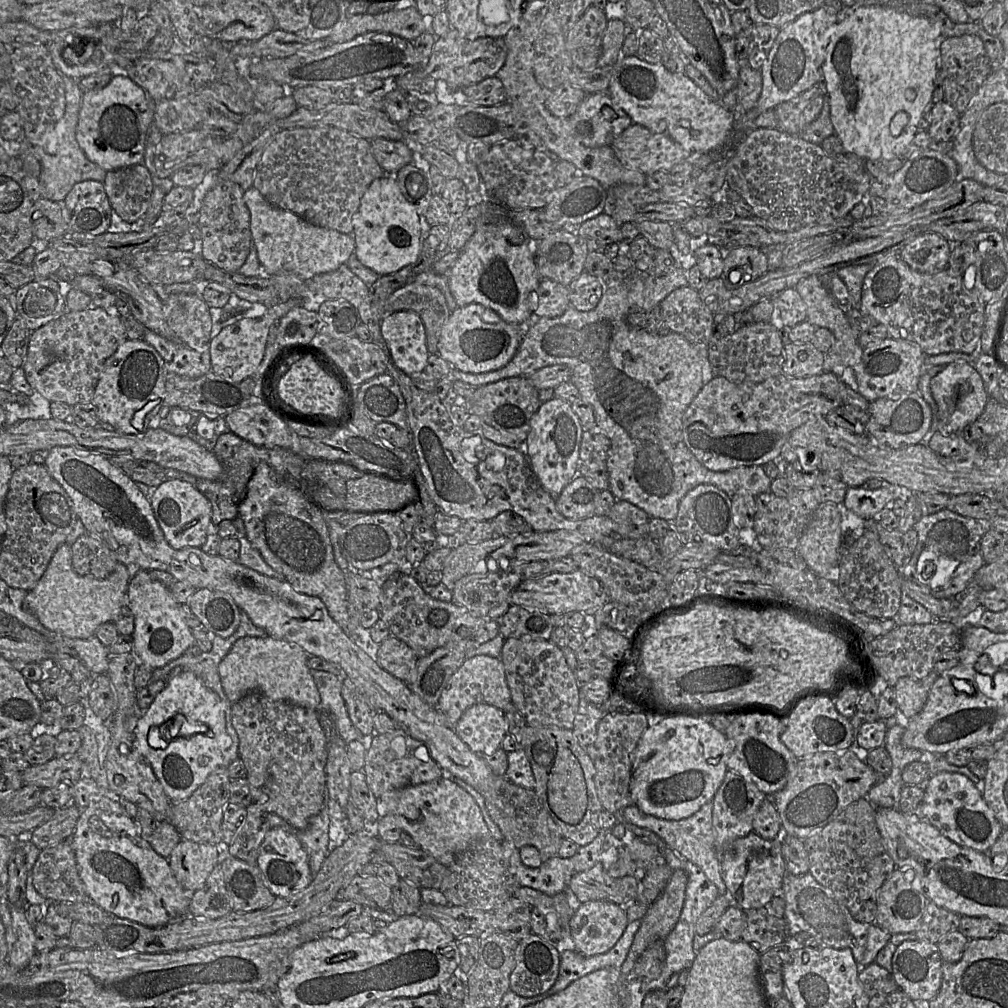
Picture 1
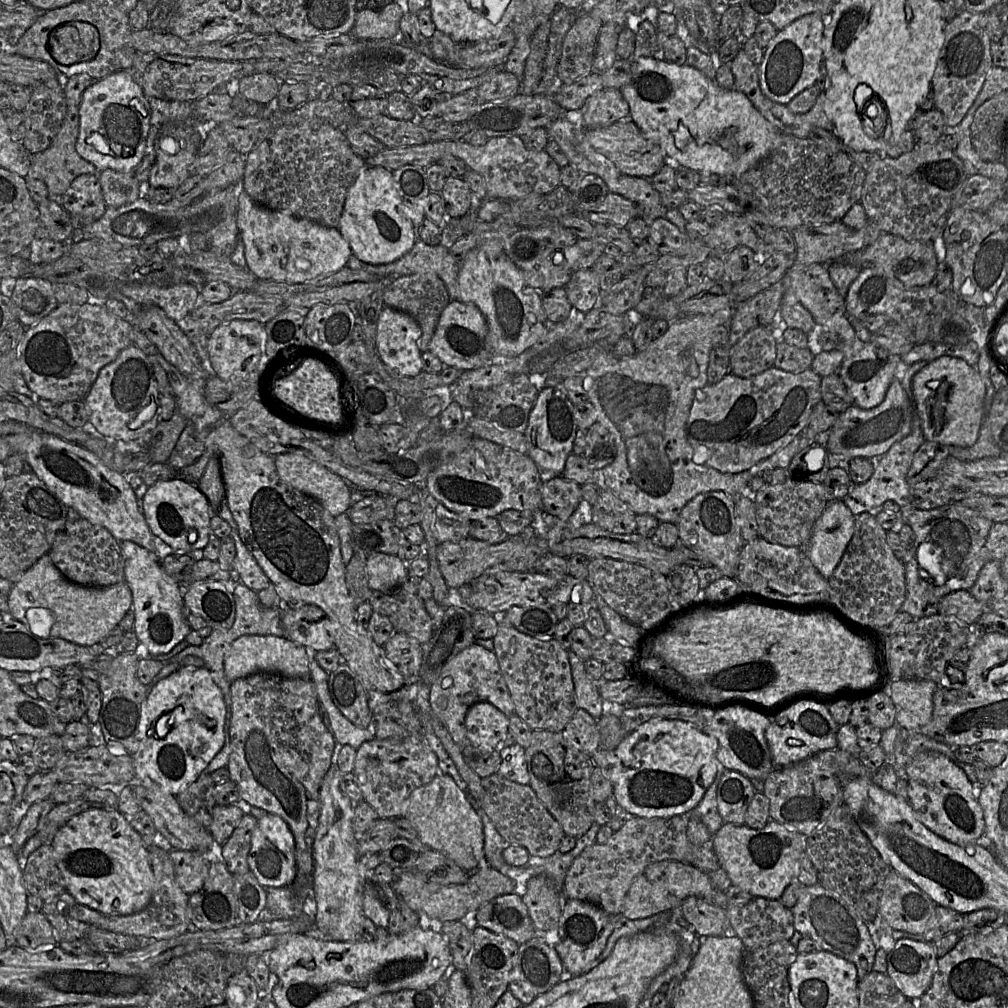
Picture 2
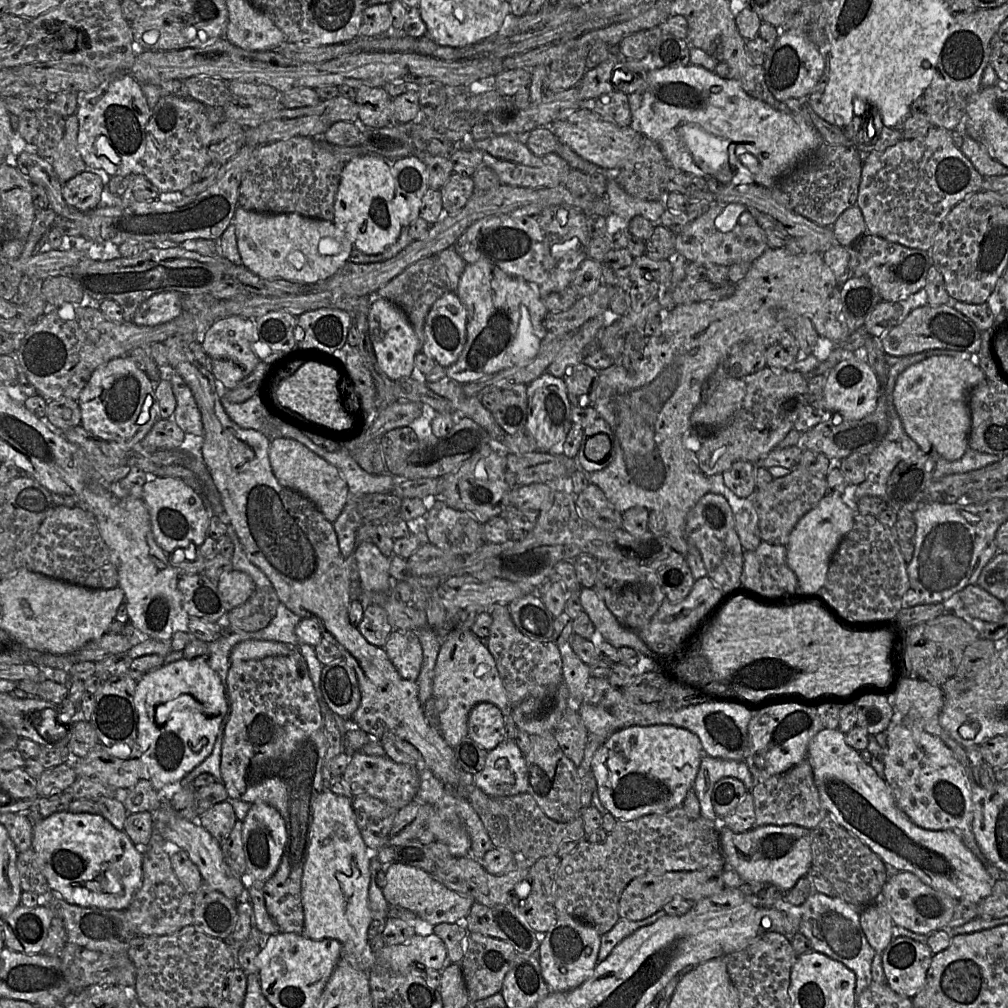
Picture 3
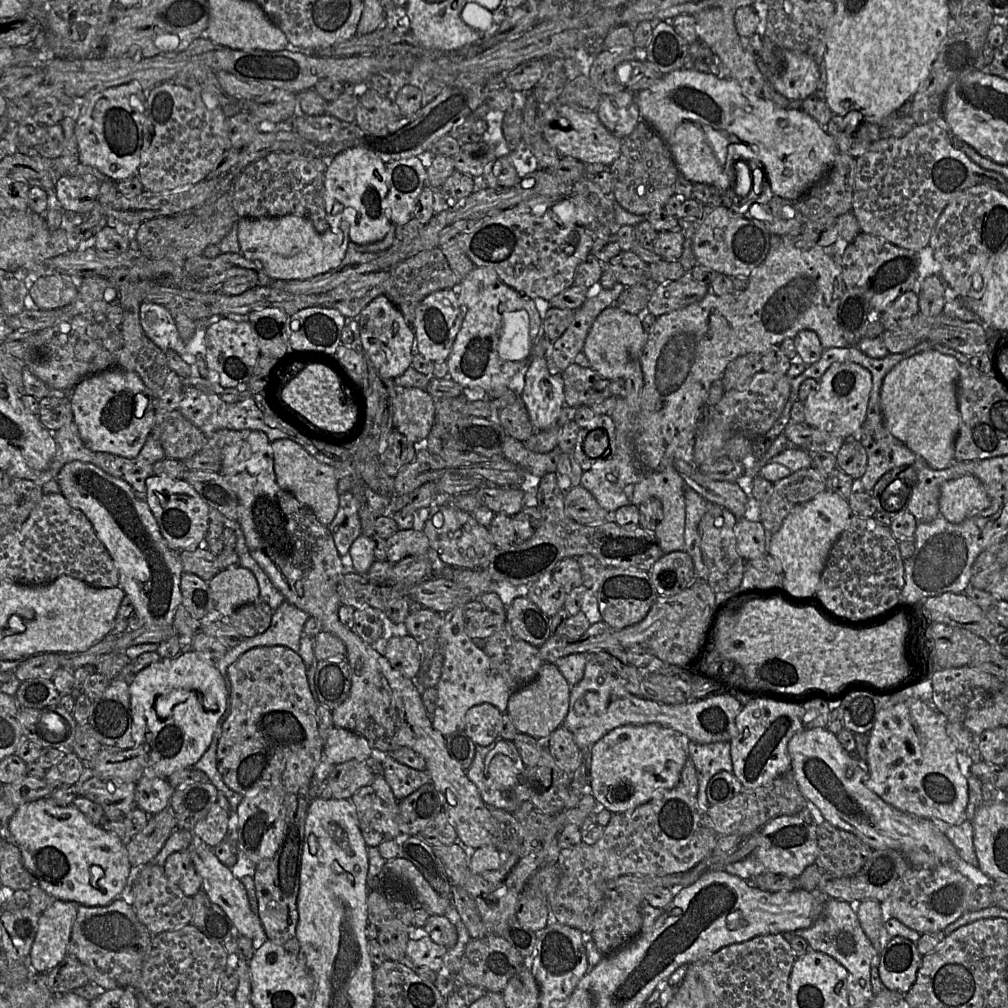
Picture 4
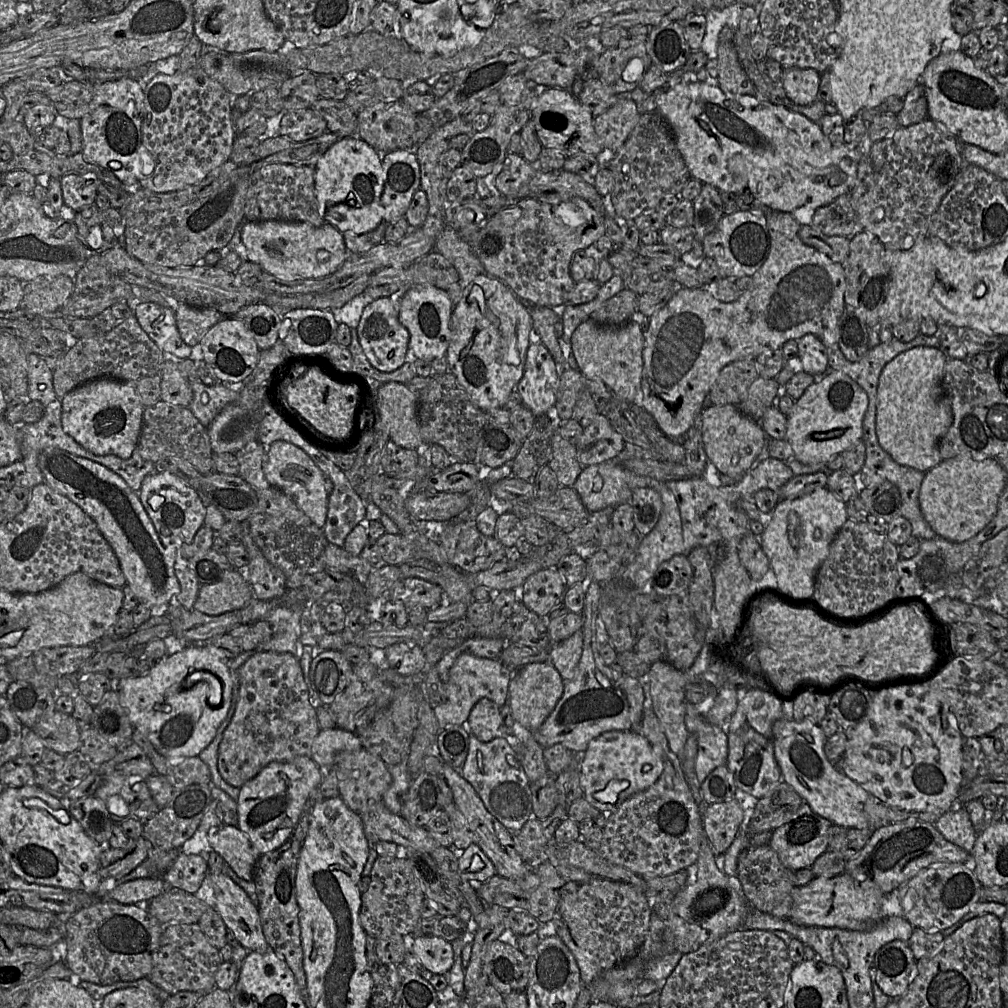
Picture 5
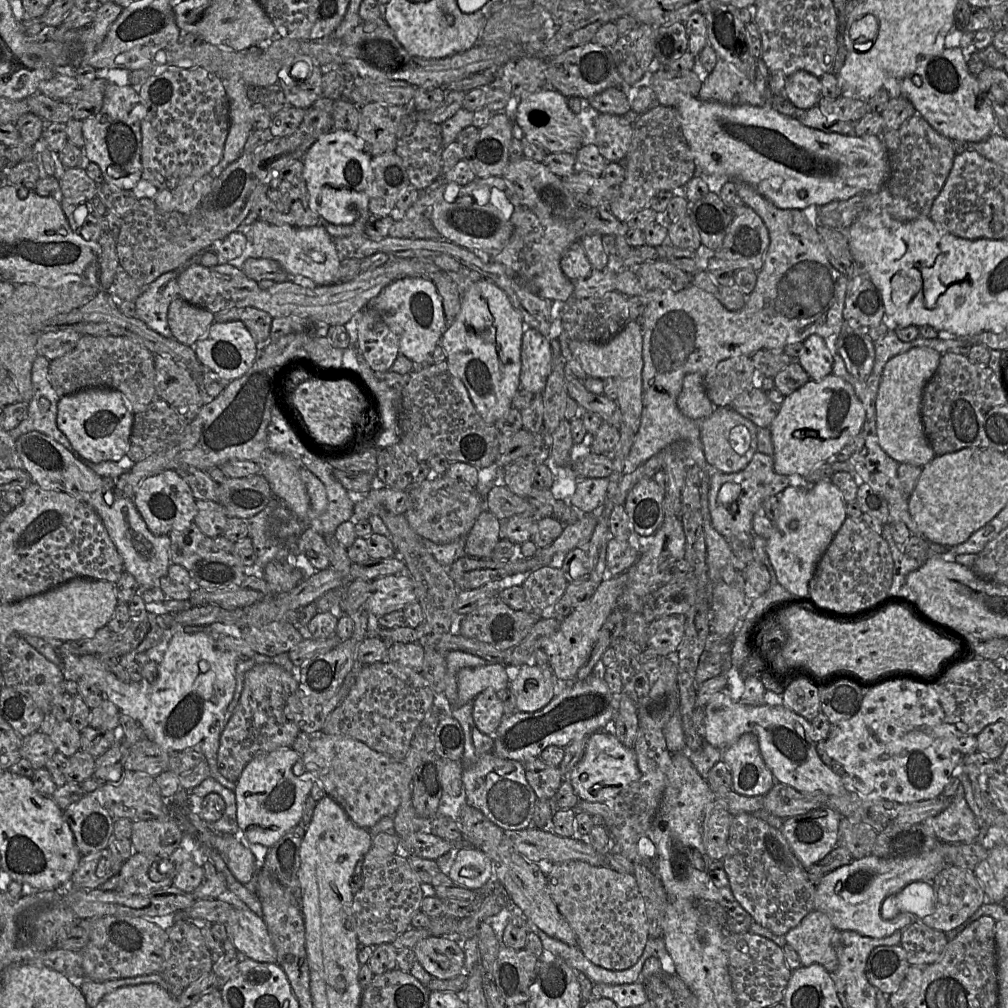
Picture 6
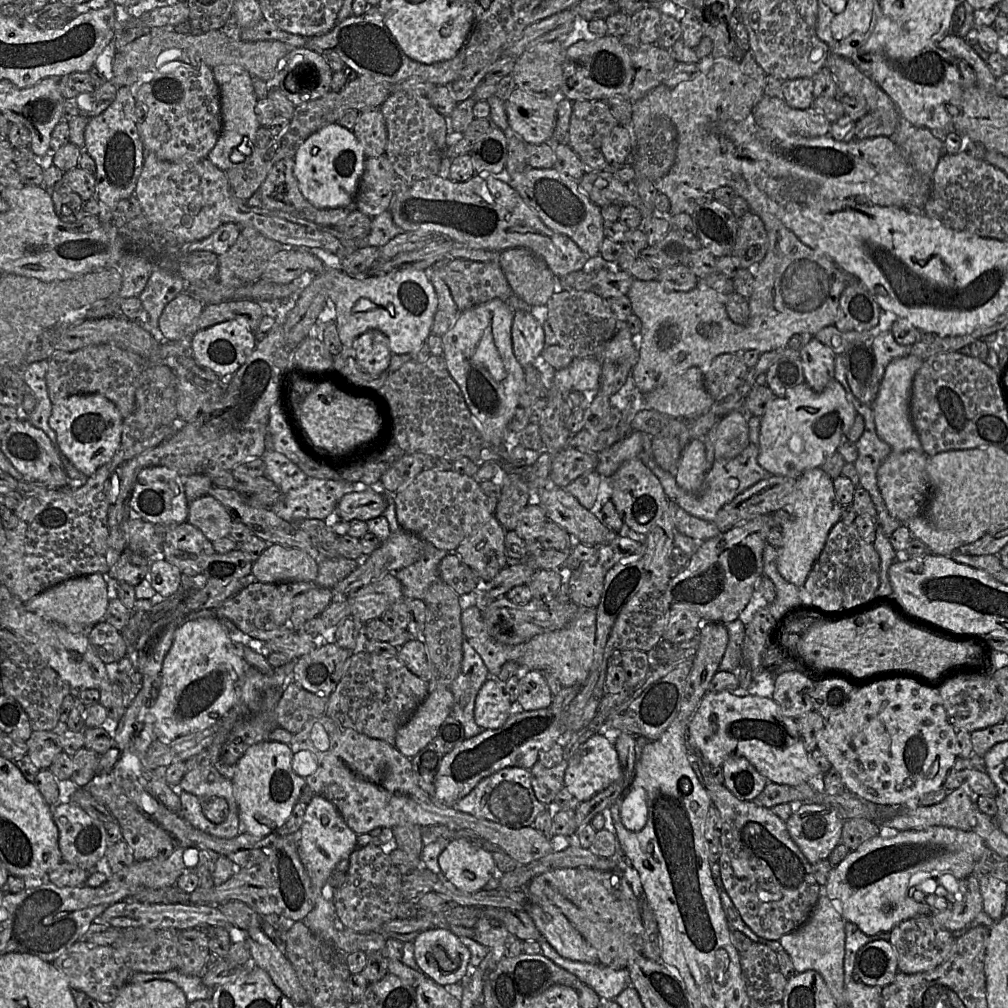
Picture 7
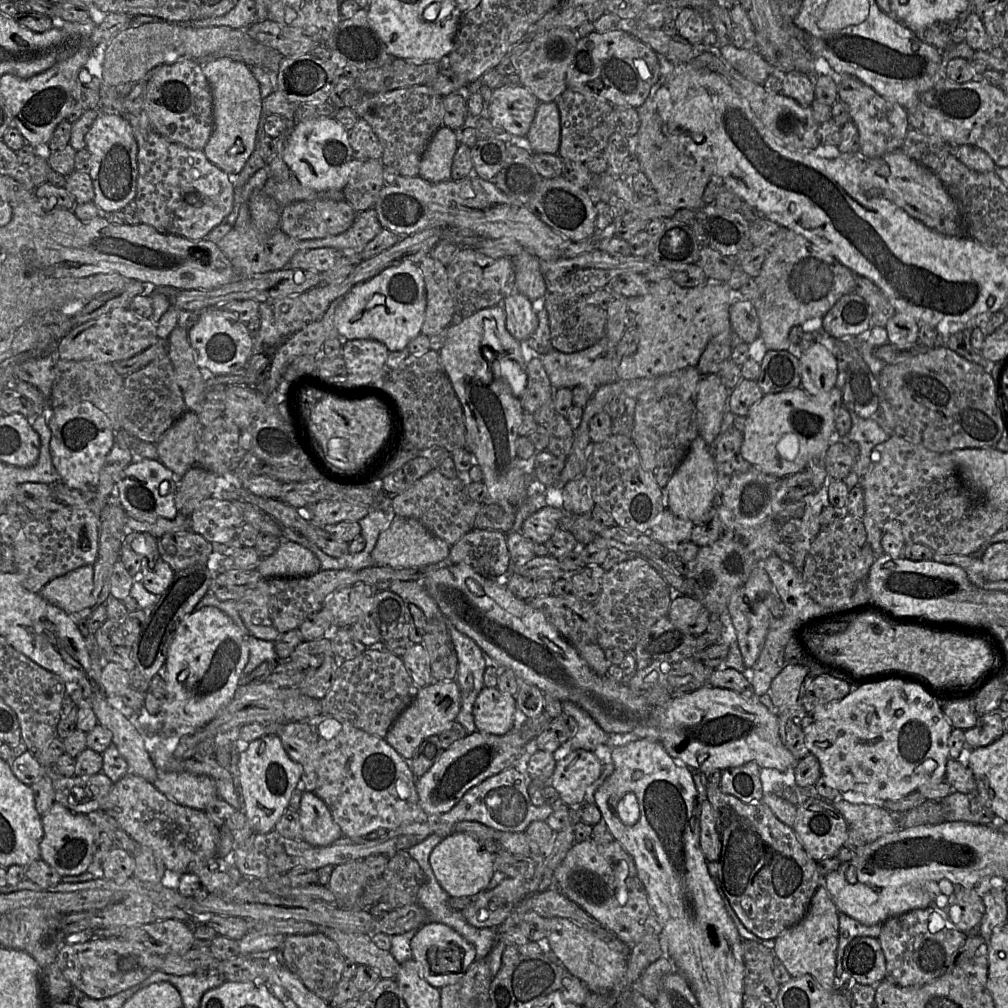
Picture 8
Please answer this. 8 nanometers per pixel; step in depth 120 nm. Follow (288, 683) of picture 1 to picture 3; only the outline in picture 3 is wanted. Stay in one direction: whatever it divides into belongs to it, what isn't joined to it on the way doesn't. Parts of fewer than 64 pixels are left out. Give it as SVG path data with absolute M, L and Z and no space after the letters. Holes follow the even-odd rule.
M246 640L236 644L230 654L231 663L262 659L268 656L288 655L294 648L288 644L265 641Z

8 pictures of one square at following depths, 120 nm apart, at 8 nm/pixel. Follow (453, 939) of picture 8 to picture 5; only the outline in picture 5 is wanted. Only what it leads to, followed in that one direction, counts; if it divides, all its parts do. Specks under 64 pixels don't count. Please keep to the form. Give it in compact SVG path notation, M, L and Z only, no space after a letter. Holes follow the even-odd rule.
M415 934L409 938L409 951L434 974L446 975L454 963L452 944L440 937Z

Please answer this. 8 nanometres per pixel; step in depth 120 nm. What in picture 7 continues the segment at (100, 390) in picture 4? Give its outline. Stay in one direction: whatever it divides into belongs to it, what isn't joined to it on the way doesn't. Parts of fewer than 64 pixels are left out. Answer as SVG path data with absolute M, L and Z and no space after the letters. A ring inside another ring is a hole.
M81 394L53 404L49 425L56 432L60 451L86 477L110 462L121 445L124 419L116 405L100 394Z

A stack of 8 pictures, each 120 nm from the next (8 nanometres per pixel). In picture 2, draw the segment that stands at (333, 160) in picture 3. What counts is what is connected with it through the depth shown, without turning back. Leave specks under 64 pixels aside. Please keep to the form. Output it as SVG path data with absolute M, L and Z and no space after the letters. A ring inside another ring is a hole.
M328 122L288 125L279 127L245 156L243 188L255 203L265 208L338 228L348 189L366 167L365 160L352 151L343 129L336 129Z

